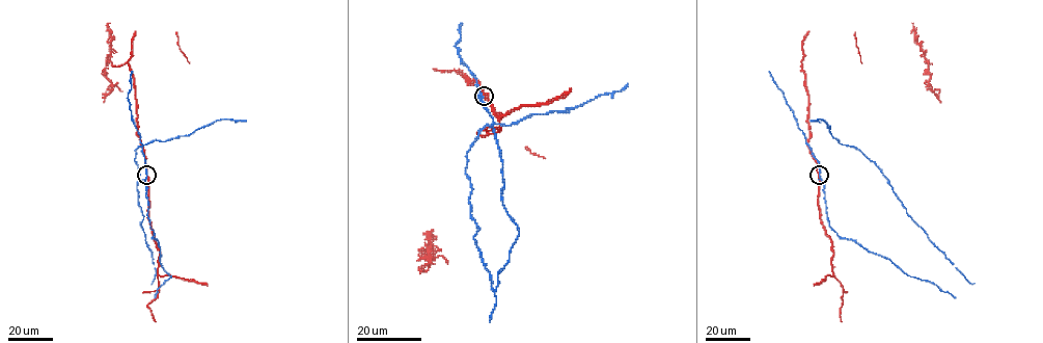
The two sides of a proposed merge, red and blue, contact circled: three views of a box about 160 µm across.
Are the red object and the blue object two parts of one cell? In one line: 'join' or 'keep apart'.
keep apart

